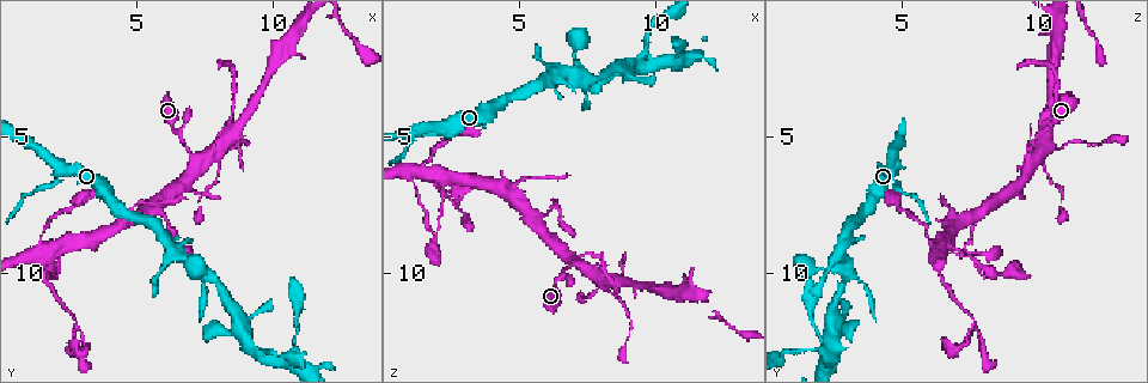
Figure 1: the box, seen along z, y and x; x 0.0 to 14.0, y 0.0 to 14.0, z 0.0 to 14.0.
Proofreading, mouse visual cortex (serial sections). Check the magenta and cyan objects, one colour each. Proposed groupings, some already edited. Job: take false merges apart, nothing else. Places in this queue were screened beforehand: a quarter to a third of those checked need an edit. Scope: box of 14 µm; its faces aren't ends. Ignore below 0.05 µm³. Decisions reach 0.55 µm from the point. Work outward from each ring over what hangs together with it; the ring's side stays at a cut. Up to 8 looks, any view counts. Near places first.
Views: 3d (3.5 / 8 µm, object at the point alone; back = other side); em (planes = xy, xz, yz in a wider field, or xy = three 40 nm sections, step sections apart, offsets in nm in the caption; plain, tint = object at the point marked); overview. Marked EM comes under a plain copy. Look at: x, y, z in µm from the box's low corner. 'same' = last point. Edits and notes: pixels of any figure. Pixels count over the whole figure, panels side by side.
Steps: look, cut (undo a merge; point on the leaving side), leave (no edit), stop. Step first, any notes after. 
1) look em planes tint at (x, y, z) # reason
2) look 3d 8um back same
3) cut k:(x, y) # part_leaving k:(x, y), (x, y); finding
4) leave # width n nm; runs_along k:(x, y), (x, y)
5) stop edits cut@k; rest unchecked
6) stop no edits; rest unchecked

look 3d 3.5um at (8.5, 3.8, 10.7) # narrows sharply

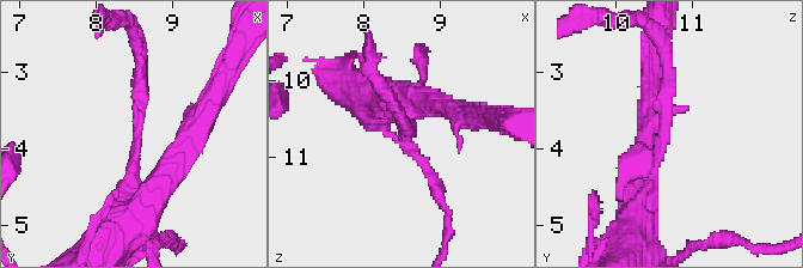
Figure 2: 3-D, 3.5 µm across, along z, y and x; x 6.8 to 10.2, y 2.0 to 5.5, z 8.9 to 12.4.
look em planes tint at (8.50, 3.75, 10.70) # arm_widths 150, 200 nm

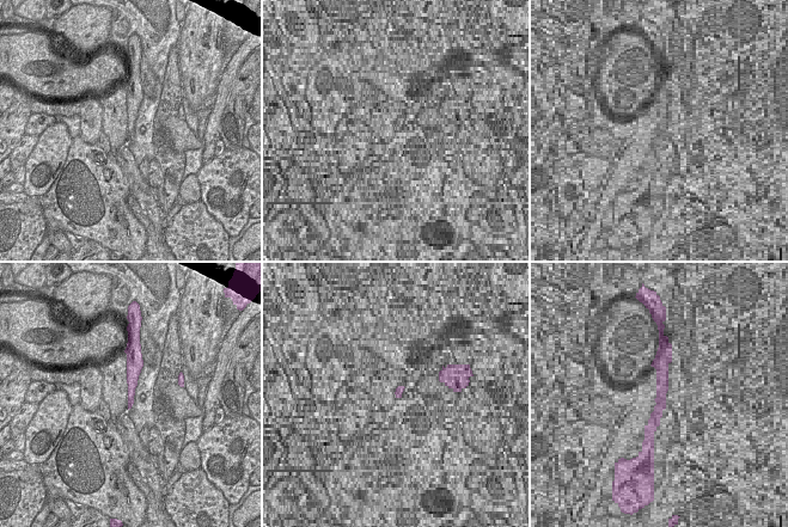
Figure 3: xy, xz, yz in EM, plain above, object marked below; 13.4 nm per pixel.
leave # runs_along 3:(132, 357), (130, 400); all the same cell

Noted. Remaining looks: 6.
look 3d 3.5um at (7.4, 10.2, 3.2) # three-way junction

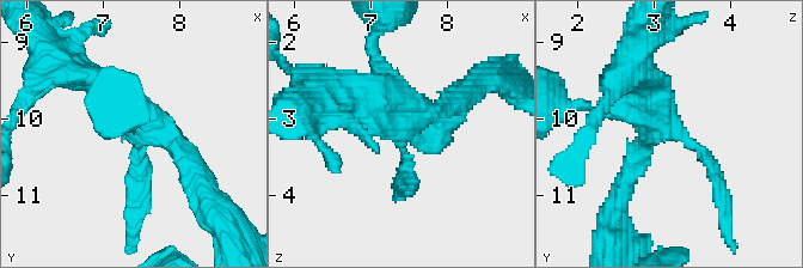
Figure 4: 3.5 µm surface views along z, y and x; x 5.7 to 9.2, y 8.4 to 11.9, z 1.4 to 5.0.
look em xy step 3 tint at (7.40, 10.15, 3.20) # arms 3; arm_widths 200, 250, 400 nm; need the tissue

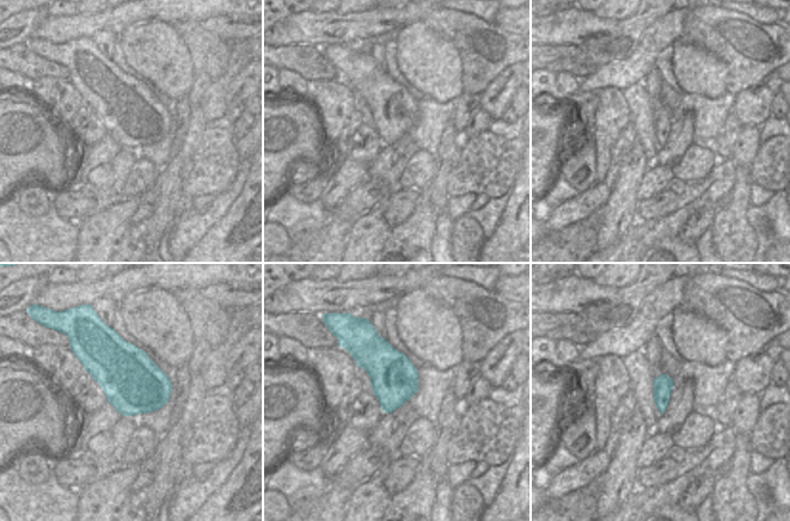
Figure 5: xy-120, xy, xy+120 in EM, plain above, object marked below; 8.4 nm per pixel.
cut 4:(140, 172) # part_leaving 4:(139, 145), (139, 211), (130, 232); two cells meet here

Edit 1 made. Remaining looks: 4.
look overview

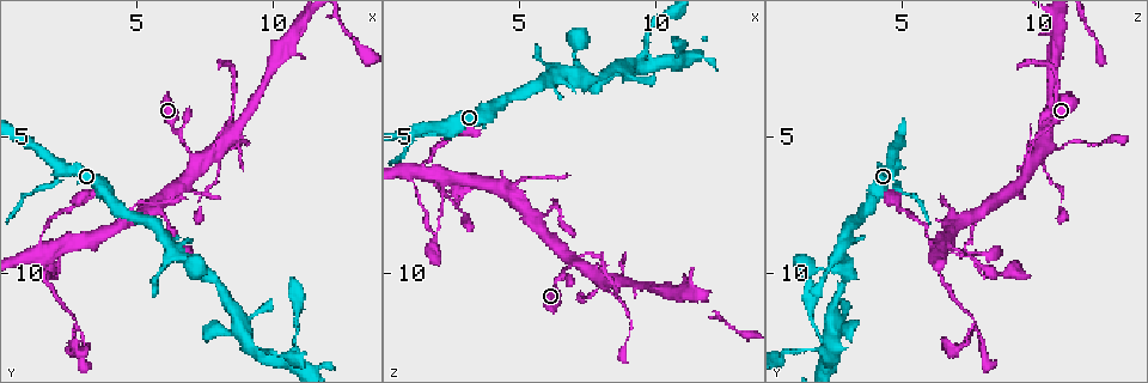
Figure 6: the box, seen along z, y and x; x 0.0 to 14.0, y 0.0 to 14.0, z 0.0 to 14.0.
look 3d 8um at (1.5, 10.3, 6.5) # thick turns thin

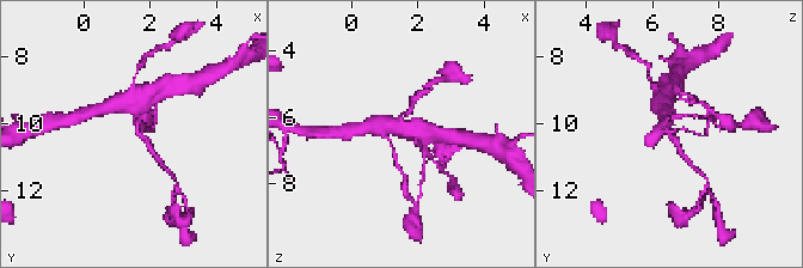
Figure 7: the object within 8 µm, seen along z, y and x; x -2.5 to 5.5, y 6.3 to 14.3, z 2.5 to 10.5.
look em xy step 3 tint at (1.5, 10.3, 6.5) # arm_widths 200, 500 nm; need the tissue

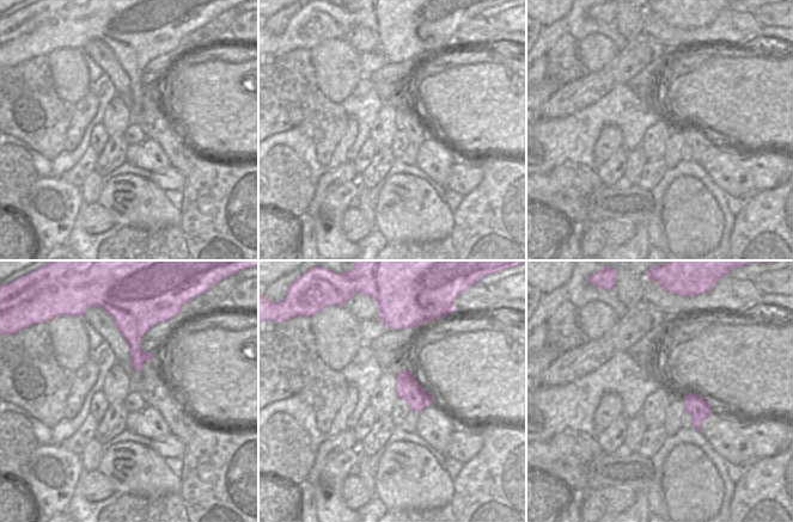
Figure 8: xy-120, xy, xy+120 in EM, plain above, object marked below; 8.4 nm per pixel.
leave # width 200 nm; runs_along 7:(664, 99), (668, 135), (684, 156); all the same cell

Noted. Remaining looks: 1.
stop edits cut@4; rest unchecked

